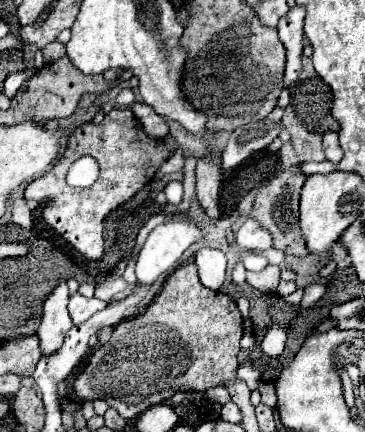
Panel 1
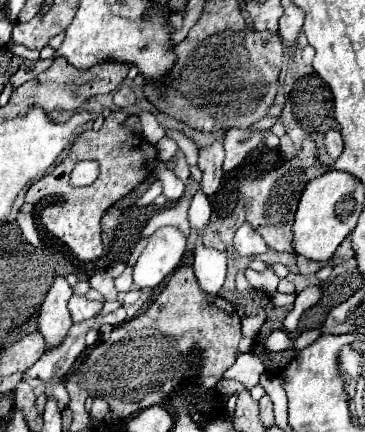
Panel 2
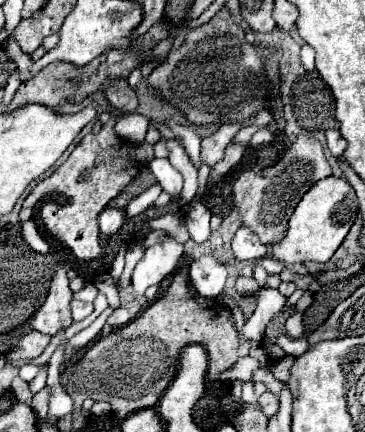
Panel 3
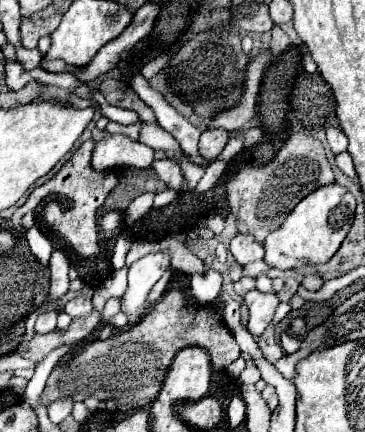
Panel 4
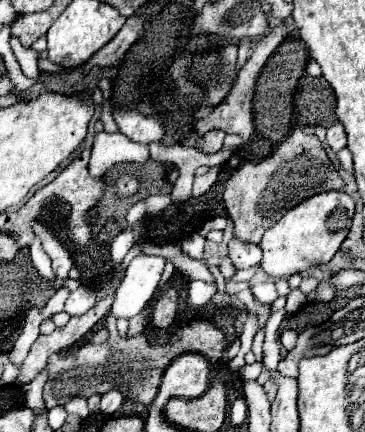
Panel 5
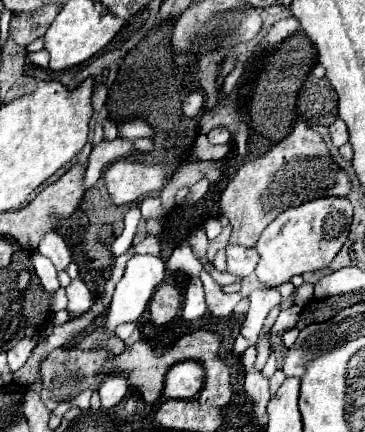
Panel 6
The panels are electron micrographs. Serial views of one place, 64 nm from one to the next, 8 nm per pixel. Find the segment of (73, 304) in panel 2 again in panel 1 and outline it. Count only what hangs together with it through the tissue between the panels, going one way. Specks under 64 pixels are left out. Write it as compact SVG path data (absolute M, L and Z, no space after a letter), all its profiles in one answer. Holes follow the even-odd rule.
M74 294L70 298L70 304L68 304L68 310L70 310L70 316L74 320L74 324L82 324L86 322L90 316L94 316L96 312L104 310L108 304L98 300L98 298L84 298L82 294Z

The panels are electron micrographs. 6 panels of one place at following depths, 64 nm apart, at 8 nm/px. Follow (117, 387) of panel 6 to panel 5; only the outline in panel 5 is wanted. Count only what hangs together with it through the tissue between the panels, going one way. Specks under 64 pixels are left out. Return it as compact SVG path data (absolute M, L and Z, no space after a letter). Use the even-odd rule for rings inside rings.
M110 390L110 392L106 392L104 396L102 396L102 412L106 412L106 414L114 414L120 406L122 406L122 394L120 394L120 390Z

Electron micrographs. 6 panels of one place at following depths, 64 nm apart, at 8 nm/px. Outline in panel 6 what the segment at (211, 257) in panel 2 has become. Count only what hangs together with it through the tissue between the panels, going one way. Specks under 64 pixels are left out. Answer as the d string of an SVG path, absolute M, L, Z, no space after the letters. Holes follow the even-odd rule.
M192 278L190 286L186 290L186 300L184 300L184 310L182 310L182 320L190 322L196 318L202 318L206 314L206 300L204 300L204 286L200 278Z

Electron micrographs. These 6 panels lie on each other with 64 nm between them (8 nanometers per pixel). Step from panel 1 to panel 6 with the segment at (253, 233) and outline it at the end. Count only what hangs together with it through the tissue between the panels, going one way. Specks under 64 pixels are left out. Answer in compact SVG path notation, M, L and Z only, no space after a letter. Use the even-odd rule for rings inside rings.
M228 244L226 254L228 254L228 272L236 276L250 276L260 260L256 248L246 248L238 244Z

